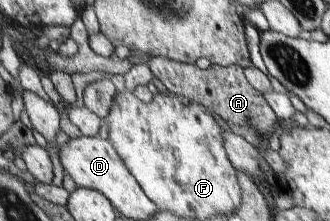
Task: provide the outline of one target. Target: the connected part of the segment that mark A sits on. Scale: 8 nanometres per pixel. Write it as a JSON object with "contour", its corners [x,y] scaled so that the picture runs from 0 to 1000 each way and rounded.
{"contour":[[[464,253],[448,276],[467,344],[476,348],[518,421],[545,425],[573,452],[630,484],[661,516],[715,611],[727,611],[752,638],[764,665],[776,665],[794,701],[806,674],[818,674],[812,624],[833,602],[848,552],[830,493],[797,421],[788,421],[752,367],[739,308],[721,290],[694,299],[639,294],[627,317],[594,303],[591,290],[539,281],[497,253]]]}

